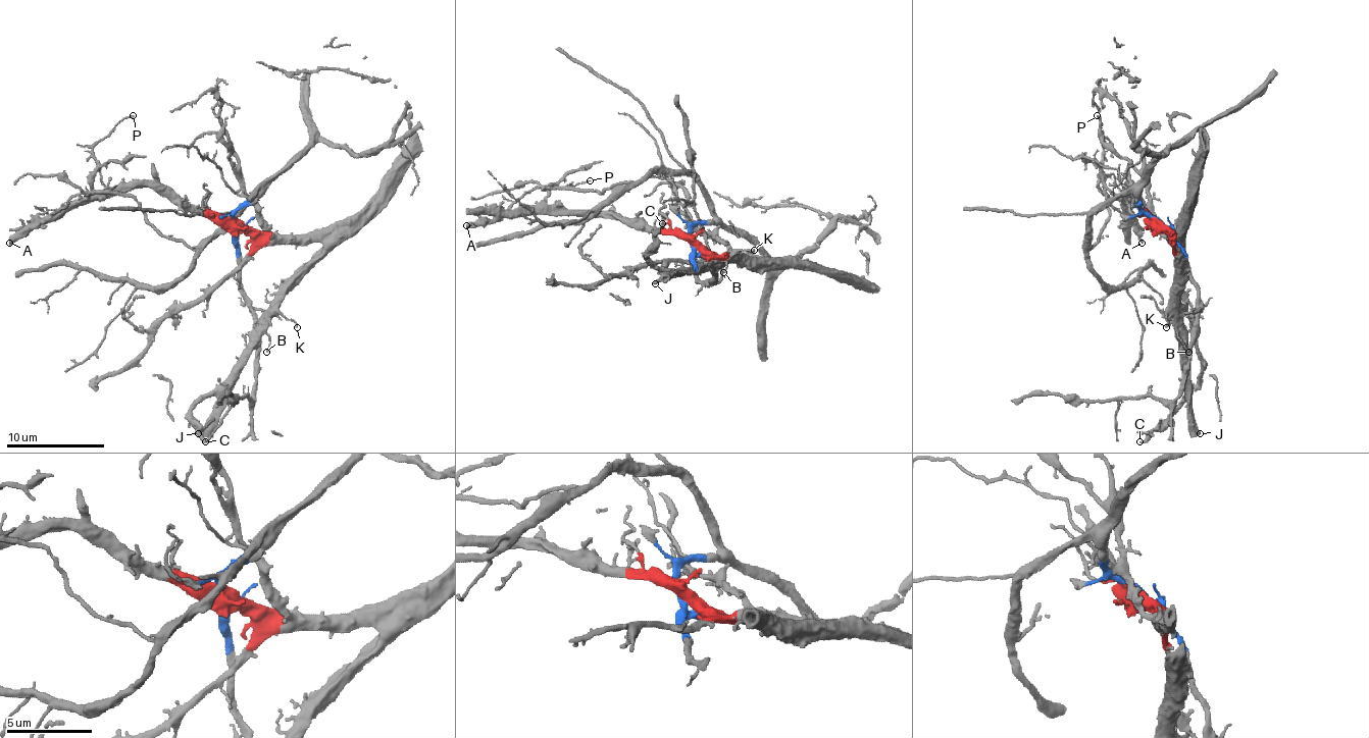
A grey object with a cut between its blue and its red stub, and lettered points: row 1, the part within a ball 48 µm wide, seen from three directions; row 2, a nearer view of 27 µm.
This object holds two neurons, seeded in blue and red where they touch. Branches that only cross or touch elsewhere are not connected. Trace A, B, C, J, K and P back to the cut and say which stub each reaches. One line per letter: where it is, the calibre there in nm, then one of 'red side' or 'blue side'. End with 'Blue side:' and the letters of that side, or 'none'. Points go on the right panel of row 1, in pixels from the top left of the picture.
A: place (1142, 243); calibre 200 nm; red side
B: place (1188, 352); calibre 110 nm; red side
C: place (1139, 441); calibre 280 nm; red side
J: place (1200, 433); calibre 360 nm; red side
K: place (1166, 327); calibre 140 nm; red side
P: place (1097, 115); calibre 130 nm; red side
Blue side: none

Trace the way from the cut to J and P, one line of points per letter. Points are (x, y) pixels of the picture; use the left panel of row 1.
J: (237, 224), (244, 224), (263, 236), (314, 236), (324, 252), (283, 296), (232, 386), (226, 403), (197, 432)
P: (237, 224), (221, 215), (185, 210), (148, 186), (90, 196), (97, 166), (92, 149), (134, 115)

